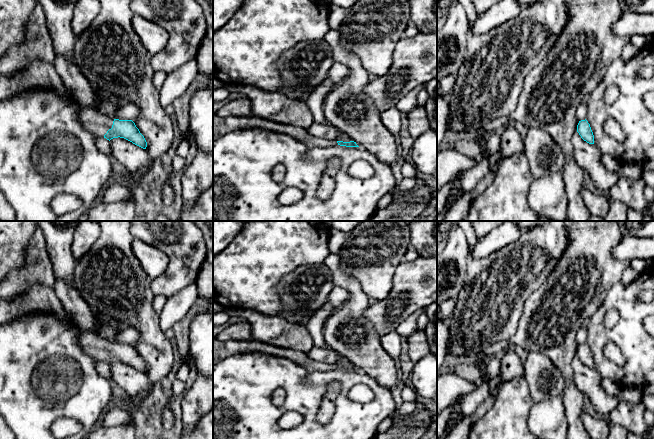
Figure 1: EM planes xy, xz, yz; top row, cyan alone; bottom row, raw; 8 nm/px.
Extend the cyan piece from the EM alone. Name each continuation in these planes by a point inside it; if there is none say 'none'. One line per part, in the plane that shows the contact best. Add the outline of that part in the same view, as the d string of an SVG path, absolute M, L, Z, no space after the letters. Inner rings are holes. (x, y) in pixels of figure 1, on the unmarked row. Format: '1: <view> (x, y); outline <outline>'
1: xy (98, 348); outline M83 333L79 335L81 348L86 354L91 355L98 361L104 361L112 352L114 343L106 341L96 334Z

